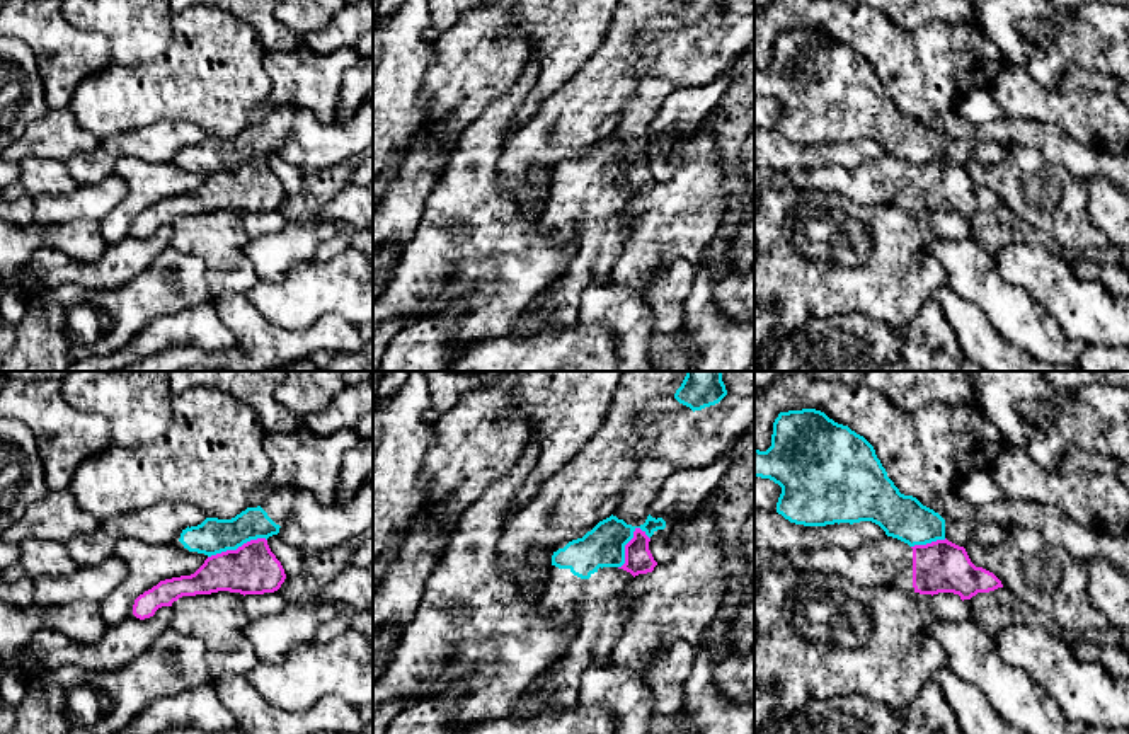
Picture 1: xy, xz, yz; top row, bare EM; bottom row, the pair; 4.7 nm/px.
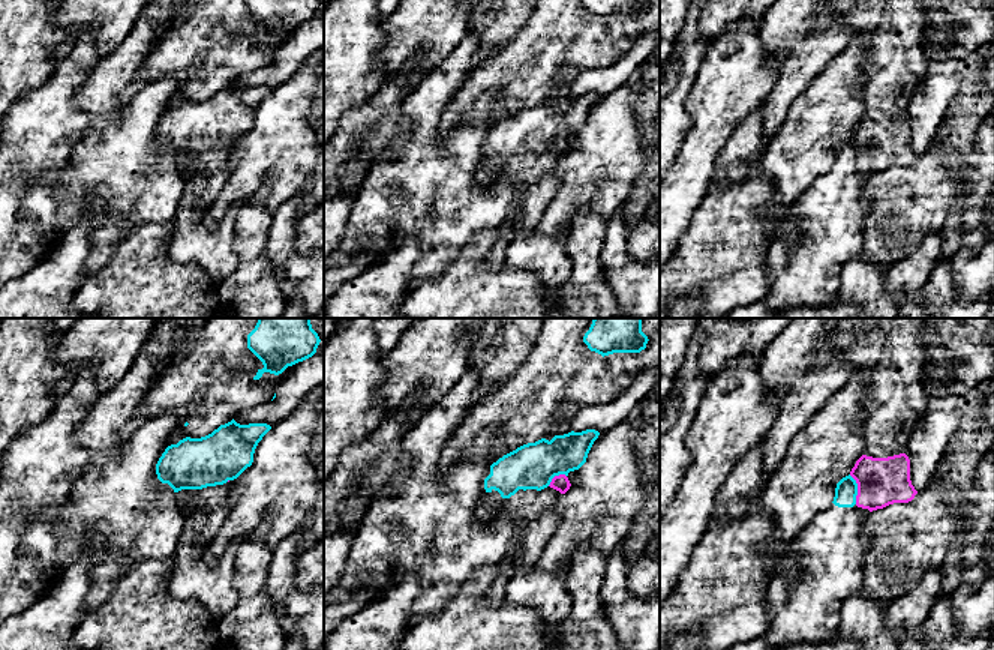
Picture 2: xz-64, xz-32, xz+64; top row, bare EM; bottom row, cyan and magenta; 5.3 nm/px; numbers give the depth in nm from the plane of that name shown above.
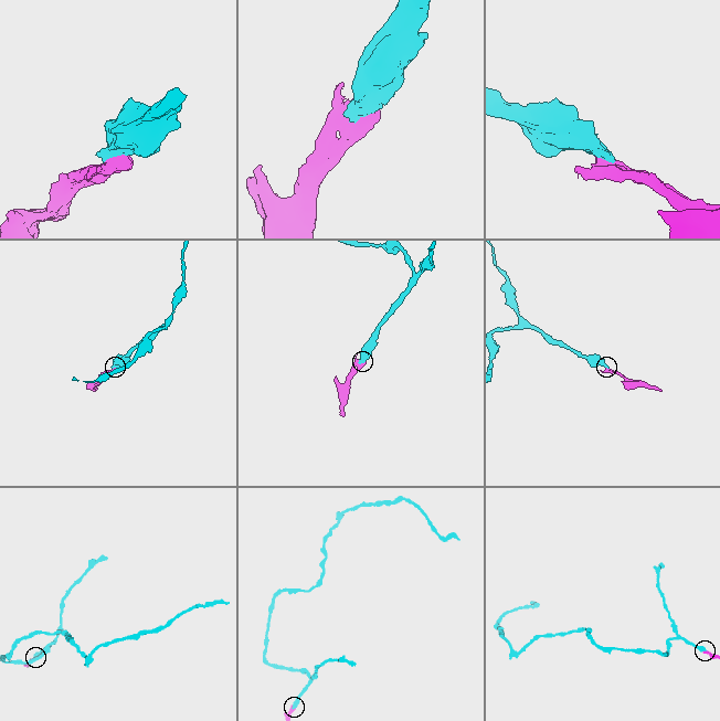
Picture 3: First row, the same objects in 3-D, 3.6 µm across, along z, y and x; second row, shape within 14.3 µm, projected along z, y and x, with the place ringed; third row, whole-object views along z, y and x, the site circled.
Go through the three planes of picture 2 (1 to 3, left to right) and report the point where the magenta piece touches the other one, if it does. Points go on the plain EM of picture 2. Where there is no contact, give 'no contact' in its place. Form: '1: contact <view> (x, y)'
1: no contact
2: contact xz-32 (555, 138)
3: contact xz+64 (856, 153)

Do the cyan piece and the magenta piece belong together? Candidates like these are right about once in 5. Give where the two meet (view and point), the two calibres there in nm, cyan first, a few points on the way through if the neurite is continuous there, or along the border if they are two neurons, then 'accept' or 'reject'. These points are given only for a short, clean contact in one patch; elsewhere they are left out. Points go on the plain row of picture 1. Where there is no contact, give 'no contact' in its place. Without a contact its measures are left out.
contact xy (237, 166); calibres 170 and 240 nm; border xy (266, 157), (251, 157), (235, 167), (208, 176); reject

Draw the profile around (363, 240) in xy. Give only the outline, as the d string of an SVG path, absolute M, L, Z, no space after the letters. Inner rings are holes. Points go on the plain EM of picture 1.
M373 225L352 235L351 247L364 255L370 269L373 271Z

